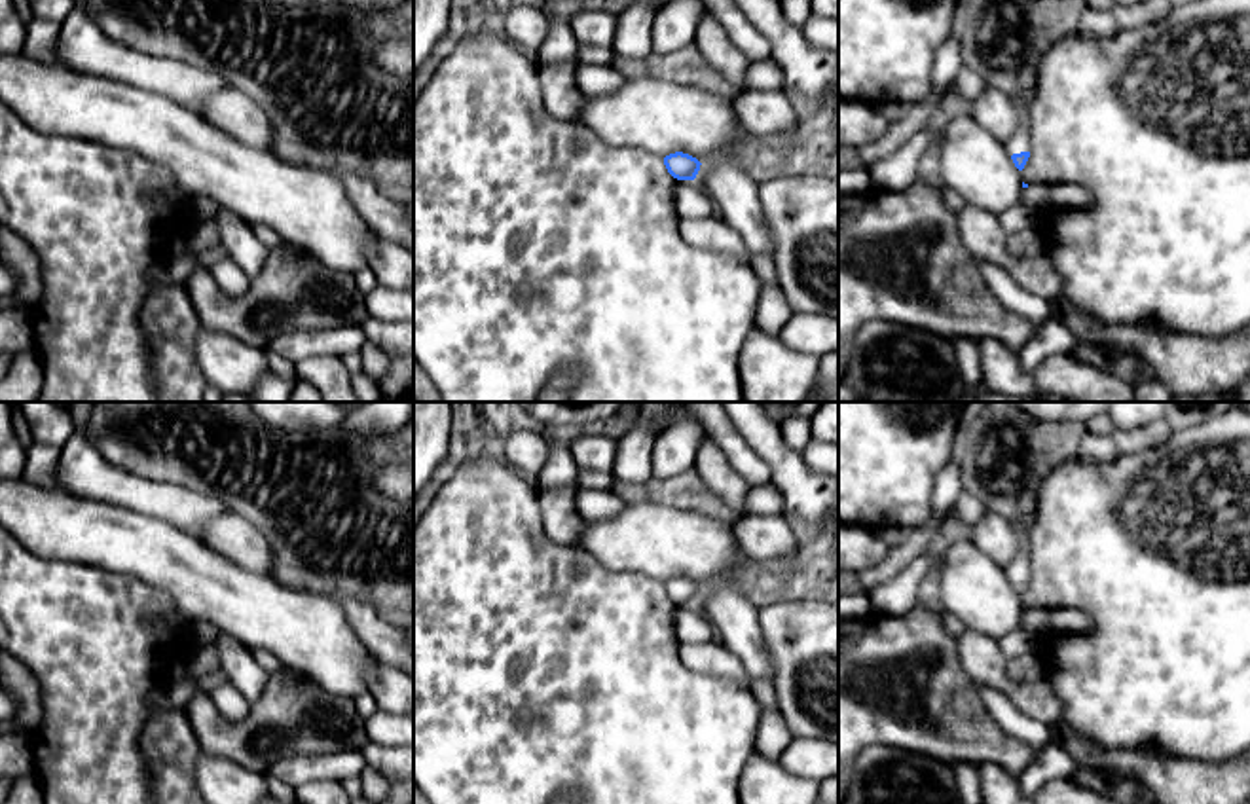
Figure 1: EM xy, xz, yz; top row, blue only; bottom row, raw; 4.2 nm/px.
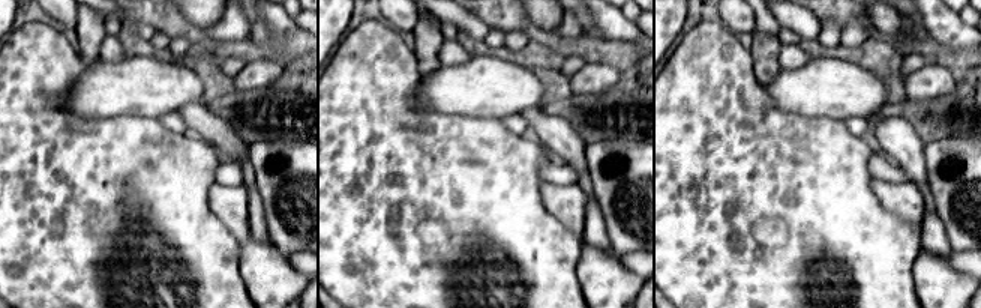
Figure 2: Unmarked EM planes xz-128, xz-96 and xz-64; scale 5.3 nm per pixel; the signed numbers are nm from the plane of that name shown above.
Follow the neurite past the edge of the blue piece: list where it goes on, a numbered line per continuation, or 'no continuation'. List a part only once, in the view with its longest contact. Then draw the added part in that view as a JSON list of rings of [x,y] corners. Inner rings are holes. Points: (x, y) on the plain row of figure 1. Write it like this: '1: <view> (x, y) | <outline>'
1: yz (1019, 566) | [[[1011,523],[1011,529],[1019,540],[1019,552],[1007,565],[1007,575],[1013,580],[1030,575],[1030,531],[1024,523]]]

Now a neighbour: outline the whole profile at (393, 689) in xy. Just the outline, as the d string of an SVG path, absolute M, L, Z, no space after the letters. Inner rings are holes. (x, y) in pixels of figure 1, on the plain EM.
M374 660L368 669L368 692L376 698L379 709L414 719L412 675Z

